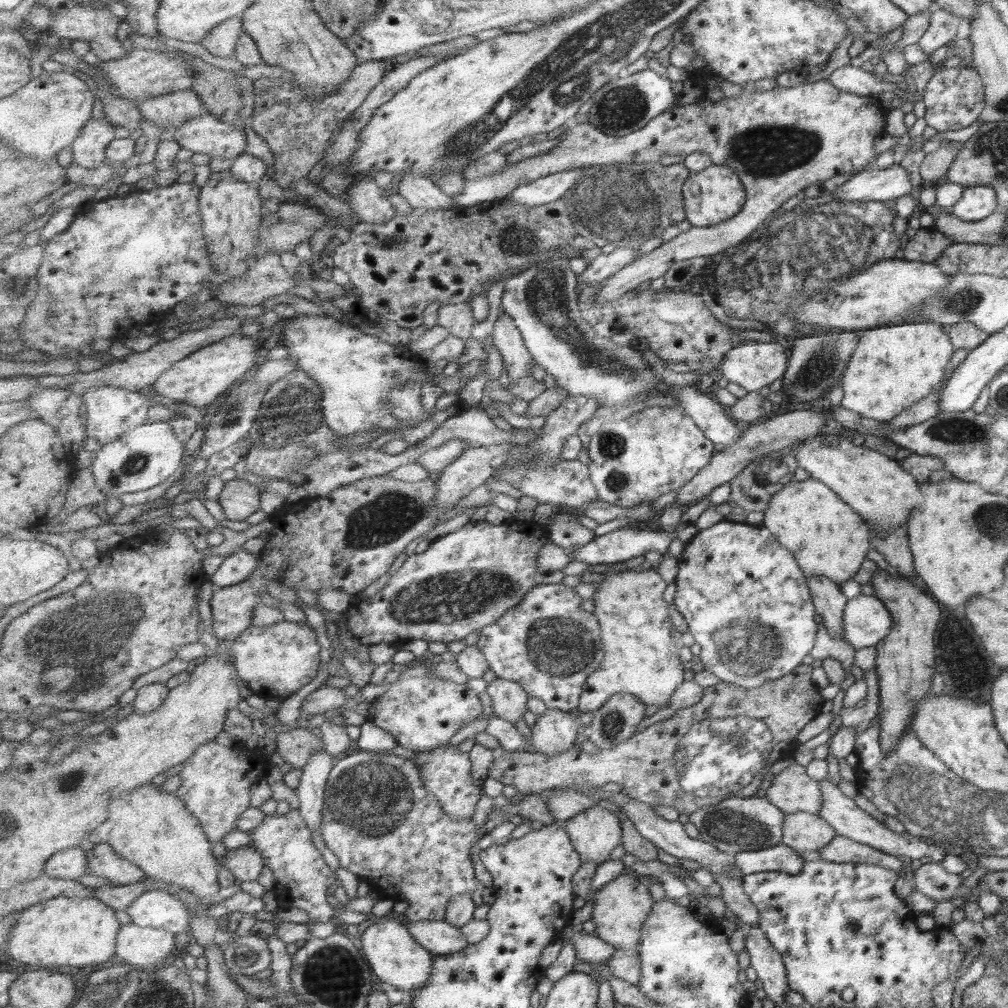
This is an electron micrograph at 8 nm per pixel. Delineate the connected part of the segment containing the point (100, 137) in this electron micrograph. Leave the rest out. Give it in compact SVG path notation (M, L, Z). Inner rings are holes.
M107 118L89 120L72 146L74 161L83 168L99 168L107 164L107 148L115 140L113 130L114 126Z

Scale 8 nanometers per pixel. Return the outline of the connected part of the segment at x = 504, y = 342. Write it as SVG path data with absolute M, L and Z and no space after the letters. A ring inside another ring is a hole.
M507 313L502 314L495 323L492 344L504 356L510 380L531 377L531 368L537 362L529 352L519 327Z

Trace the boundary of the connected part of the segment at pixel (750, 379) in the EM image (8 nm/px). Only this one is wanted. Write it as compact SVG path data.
M758 341L743 342L741 345L733 347L728 355L721 361L720 372L728 382L737 384L746 393L758 392L758 390L779 379L786 369L787 352L784 344Z

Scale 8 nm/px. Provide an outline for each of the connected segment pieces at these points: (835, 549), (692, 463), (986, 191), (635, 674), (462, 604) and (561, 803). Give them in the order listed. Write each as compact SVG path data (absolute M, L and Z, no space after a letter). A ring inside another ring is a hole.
M811 477L803 481L791 480L771 496L767 506L763 511L761 525L793 555L805 577L821 575L839 586L840 582L852 578L857 572L859 565L865 559L865 553L870 548L869 526L862 516L854 513L828 486Z
M645 407L642 411L633 413L626 419L606 420L593 435L588 447L591 457L589 464L590 477L596 486L599 499L624 507L637 507L641 503L651 503L659 496L683 488L707 462L713 450L713 444L701 433L694 420L677 407Z
M985 186L963 188L958 202L951 207L951 214L965 222L981 220L997 210L994 191Z
M656 568L637 572L625 569L610 574L593 595L594 611L601 624L605 661L589 678L578 710L595 712L617 694L633 694L645 706L669 707L685 682L684 664L671 636L671 616L667 612L665 588L669 582Z
M469 521L460 529L430 542L426 551L413 553L406 558L386 585L370 599L351 606L344 615L349 622L348 629L360 643L367 645L393 644L397 640L420 639L430 642L465 641L472 632L480 632L489 625L497 623L501 617L519 606L525 595L533 587L541 585L544 573L539 573L537 558L545 544L553 543L546 525L537 521L523 523L506 521L500 525L483 521Z
M567 789L566 791L553 791L548 796L548 807L556 820L568 821L579 813L593 808L597 803L582 792Z

